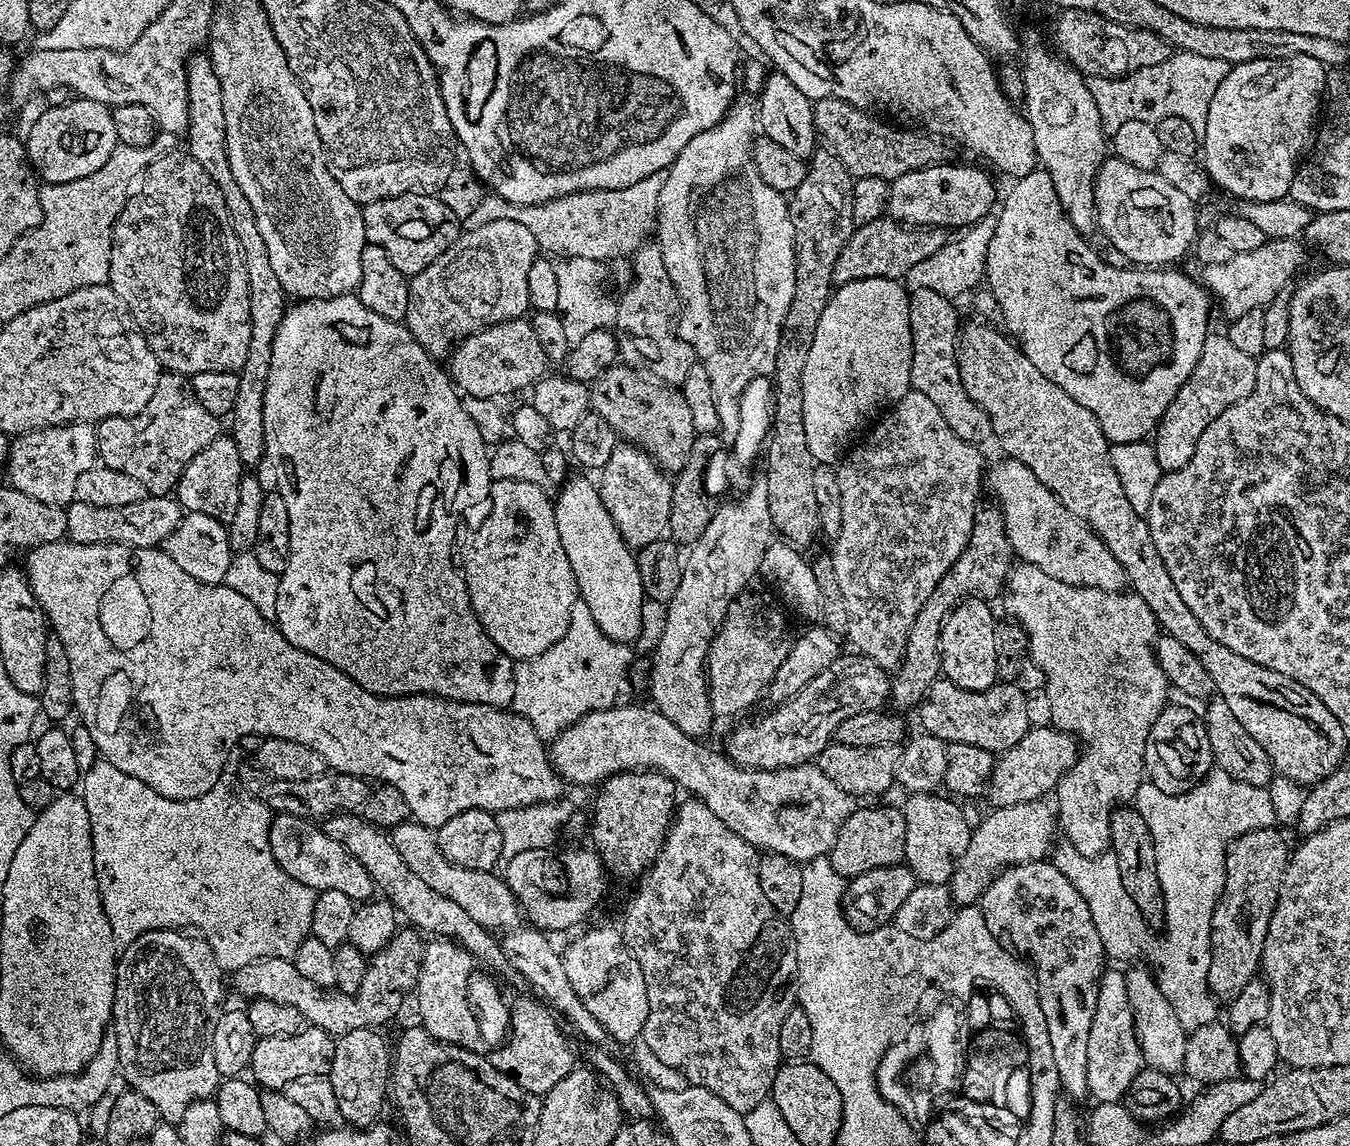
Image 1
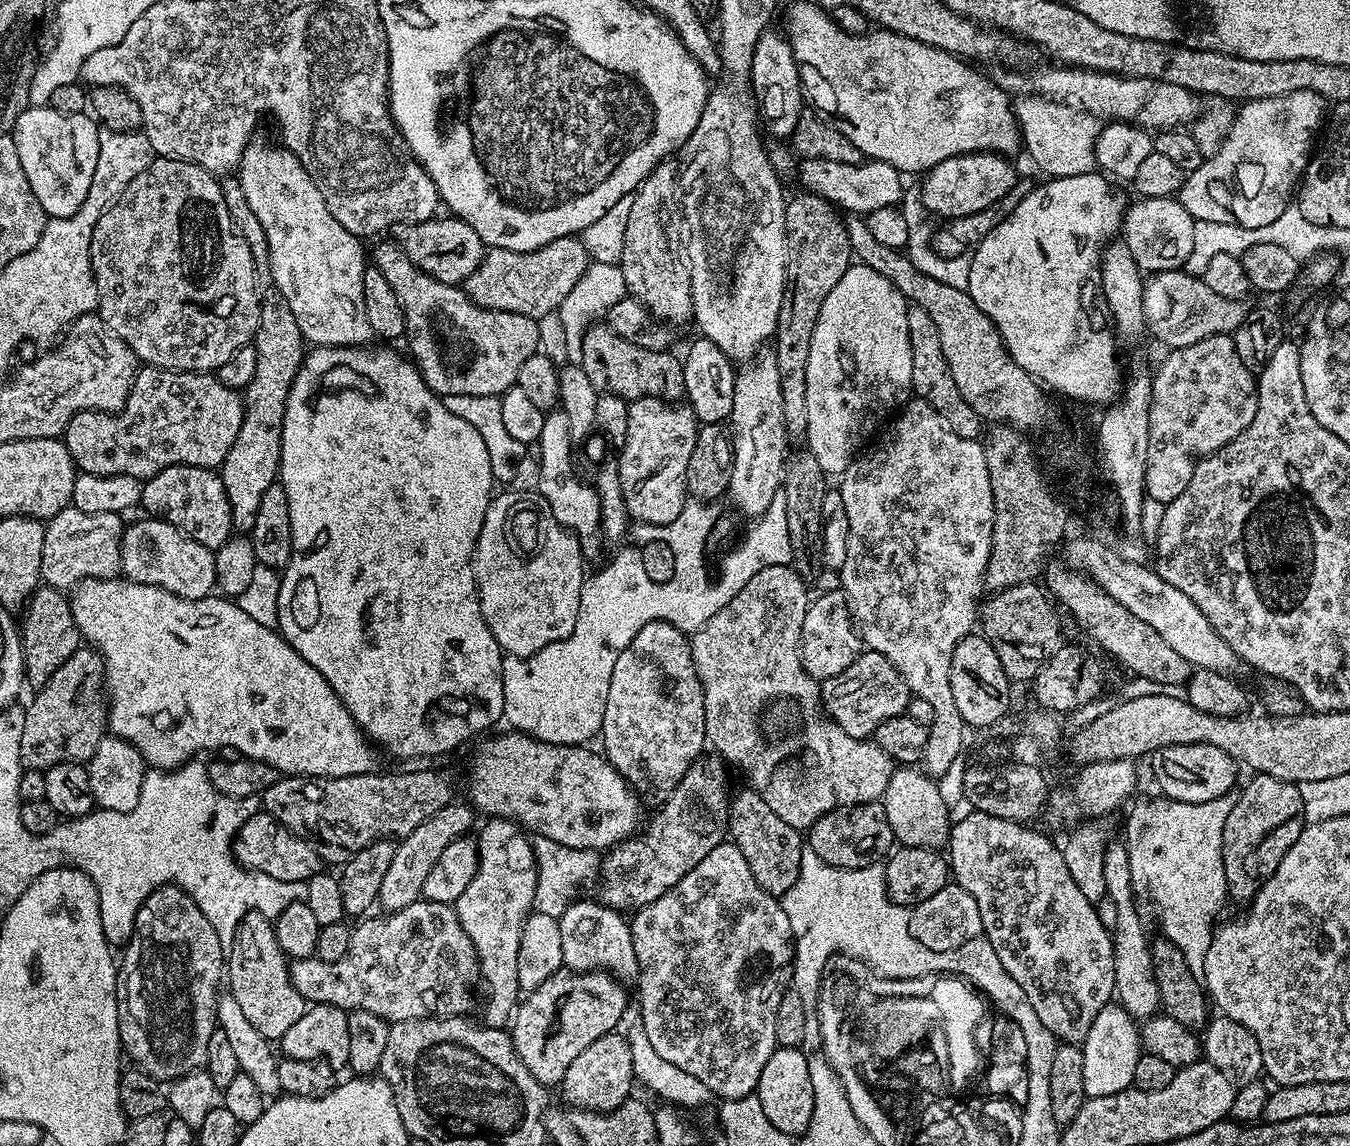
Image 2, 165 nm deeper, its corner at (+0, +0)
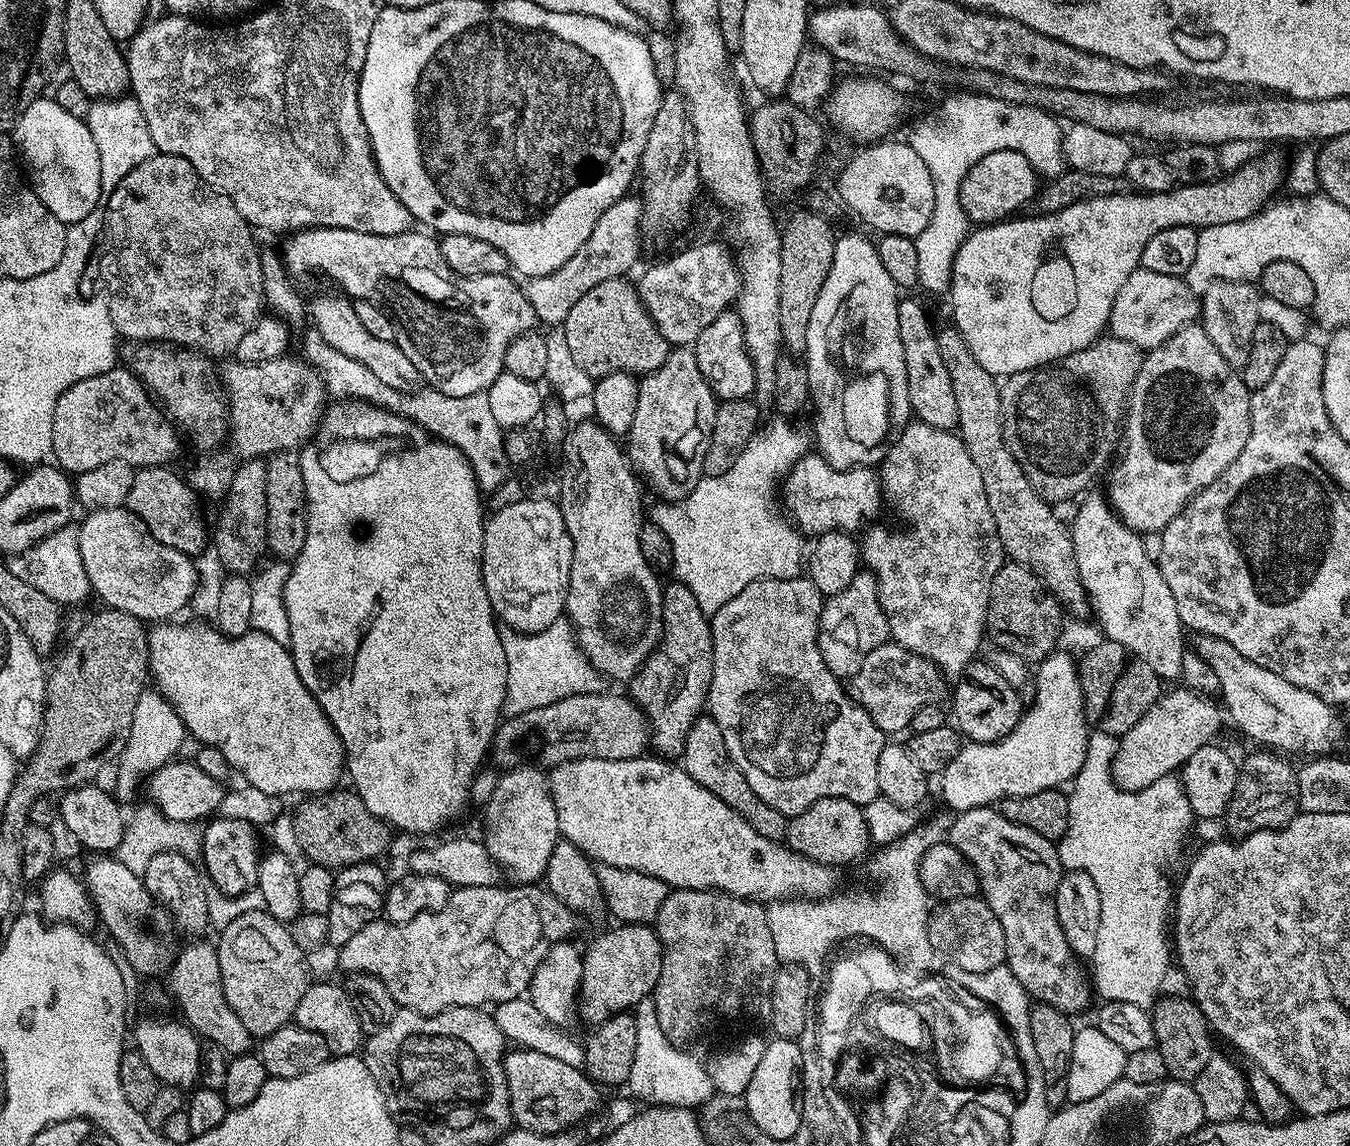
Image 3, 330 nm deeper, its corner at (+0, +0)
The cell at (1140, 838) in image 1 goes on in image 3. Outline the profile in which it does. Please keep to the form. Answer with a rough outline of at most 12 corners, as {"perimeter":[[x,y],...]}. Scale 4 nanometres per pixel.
{"perimeter":[[1161,995],[1150,1009],[1169,1077],[1192,1082],[1214,1053],[1196,1001]]}

